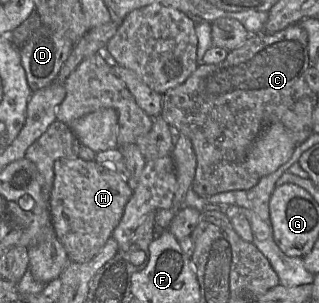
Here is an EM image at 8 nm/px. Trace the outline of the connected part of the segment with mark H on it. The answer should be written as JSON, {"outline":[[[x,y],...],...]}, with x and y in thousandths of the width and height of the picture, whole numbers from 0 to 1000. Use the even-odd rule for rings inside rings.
{"outline":[[[251,518],[188,521],[169,535],[169,594],[154,650],[160,736],[219,861],[266,868],[313,832],[370,743],[414,634],[401,597],[348,548]]]}

